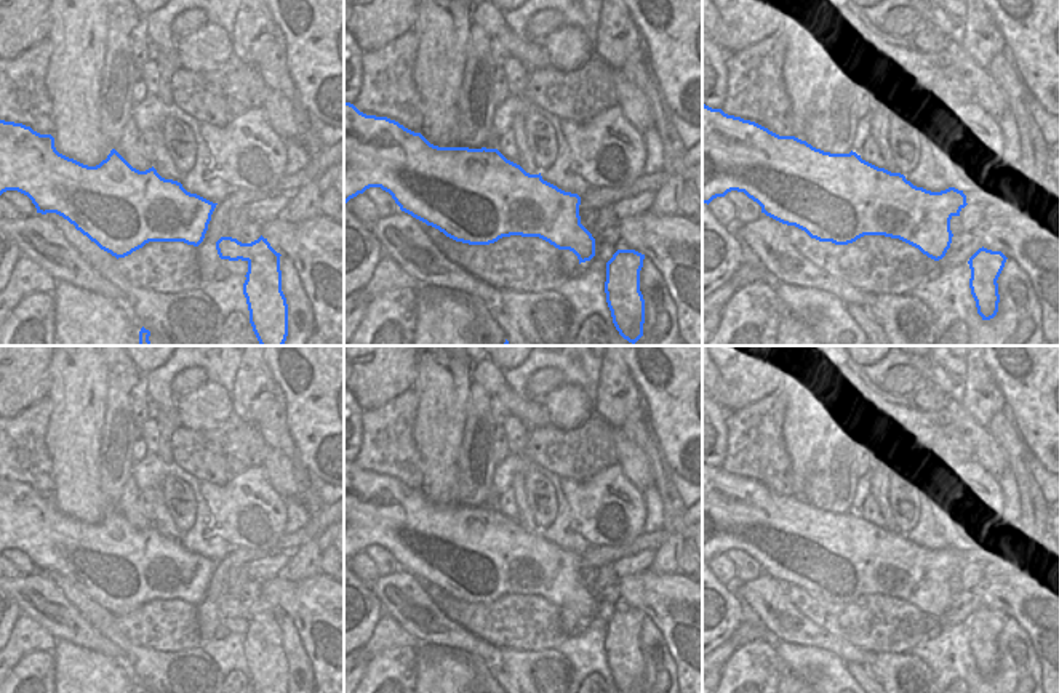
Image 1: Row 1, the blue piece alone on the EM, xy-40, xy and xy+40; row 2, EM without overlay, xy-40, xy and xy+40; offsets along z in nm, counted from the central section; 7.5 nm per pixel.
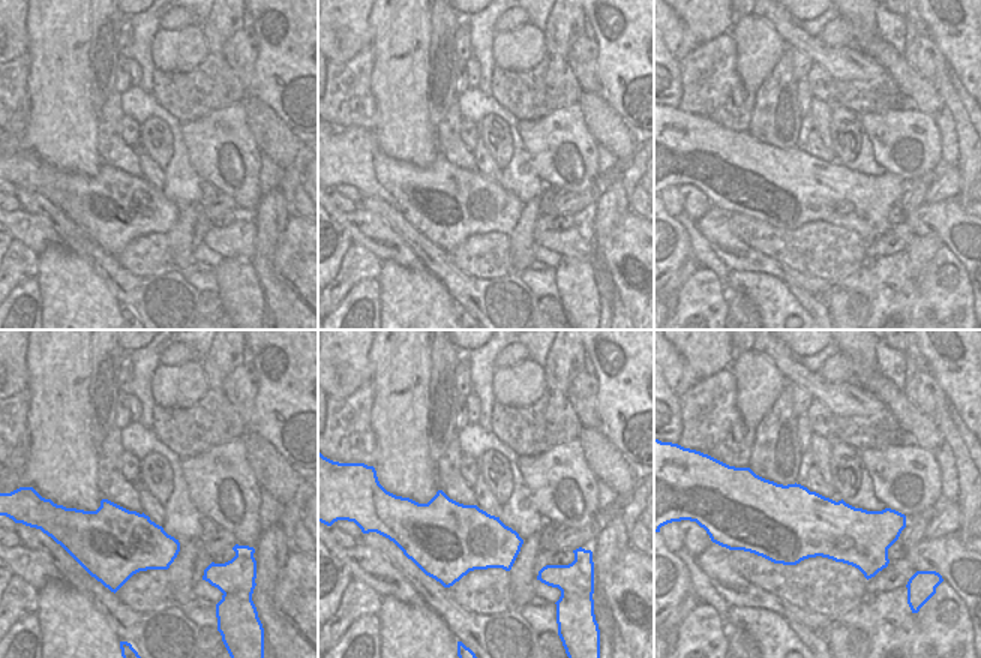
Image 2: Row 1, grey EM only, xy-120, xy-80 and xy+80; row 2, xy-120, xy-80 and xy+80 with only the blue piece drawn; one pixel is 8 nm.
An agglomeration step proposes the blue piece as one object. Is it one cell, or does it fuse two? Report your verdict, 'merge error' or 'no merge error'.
no merge error

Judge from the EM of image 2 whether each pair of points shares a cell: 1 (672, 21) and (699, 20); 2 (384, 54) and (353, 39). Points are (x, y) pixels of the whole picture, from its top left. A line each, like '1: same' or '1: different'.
1: different
2: different

